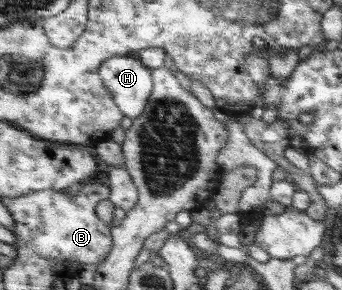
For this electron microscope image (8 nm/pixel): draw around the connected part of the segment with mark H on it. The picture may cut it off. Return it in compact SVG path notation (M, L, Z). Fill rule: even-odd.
M134 55L106 59L101 67L103 83L124 116L134 120L146 107L151 95L149 67Z

